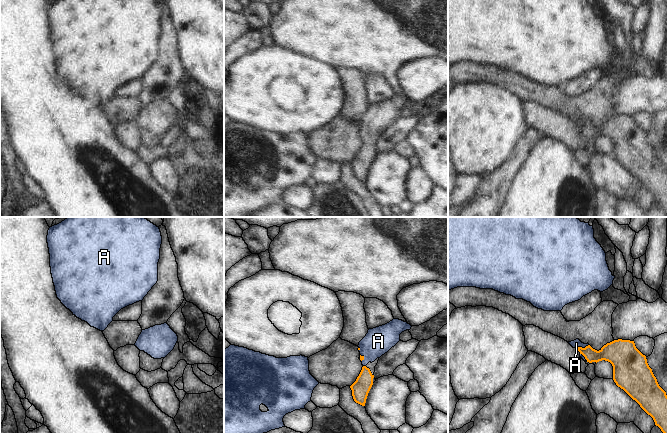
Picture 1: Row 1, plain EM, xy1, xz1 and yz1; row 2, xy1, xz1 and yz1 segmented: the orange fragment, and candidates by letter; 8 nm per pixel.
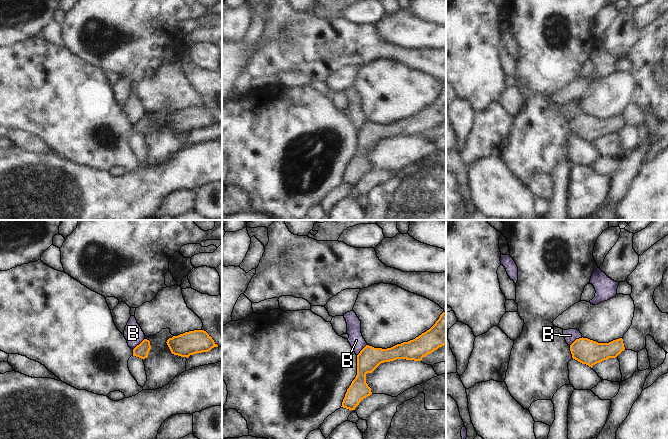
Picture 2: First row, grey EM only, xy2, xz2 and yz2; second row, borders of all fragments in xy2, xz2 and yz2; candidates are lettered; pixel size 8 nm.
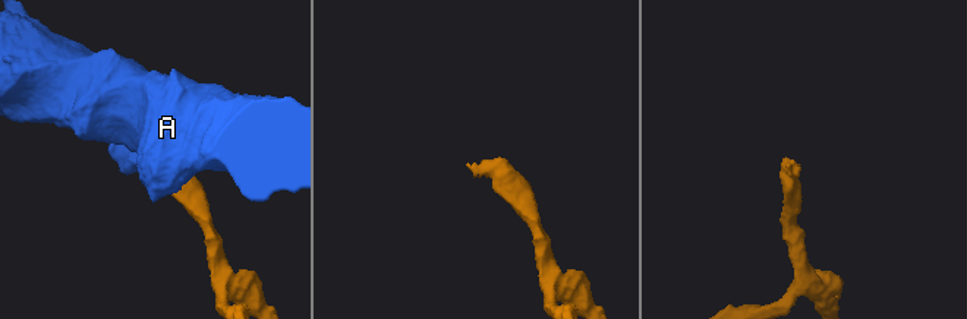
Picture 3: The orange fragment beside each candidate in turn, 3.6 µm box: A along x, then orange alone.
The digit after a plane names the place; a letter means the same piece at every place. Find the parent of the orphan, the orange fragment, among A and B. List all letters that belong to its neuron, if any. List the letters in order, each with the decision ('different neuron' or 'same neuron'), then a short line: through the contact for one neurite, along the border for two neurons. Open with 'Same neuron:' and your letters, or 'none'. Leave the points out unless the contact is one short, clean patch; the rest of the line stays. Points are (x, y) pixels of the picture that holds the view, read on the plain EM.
Same neuron: A
A: same neuron | yz1 (611, 128), (589, 130), (581, 123), (576, 119)
B: different neuron | yz2 (582, 113), (577, 114), (570, 121)

